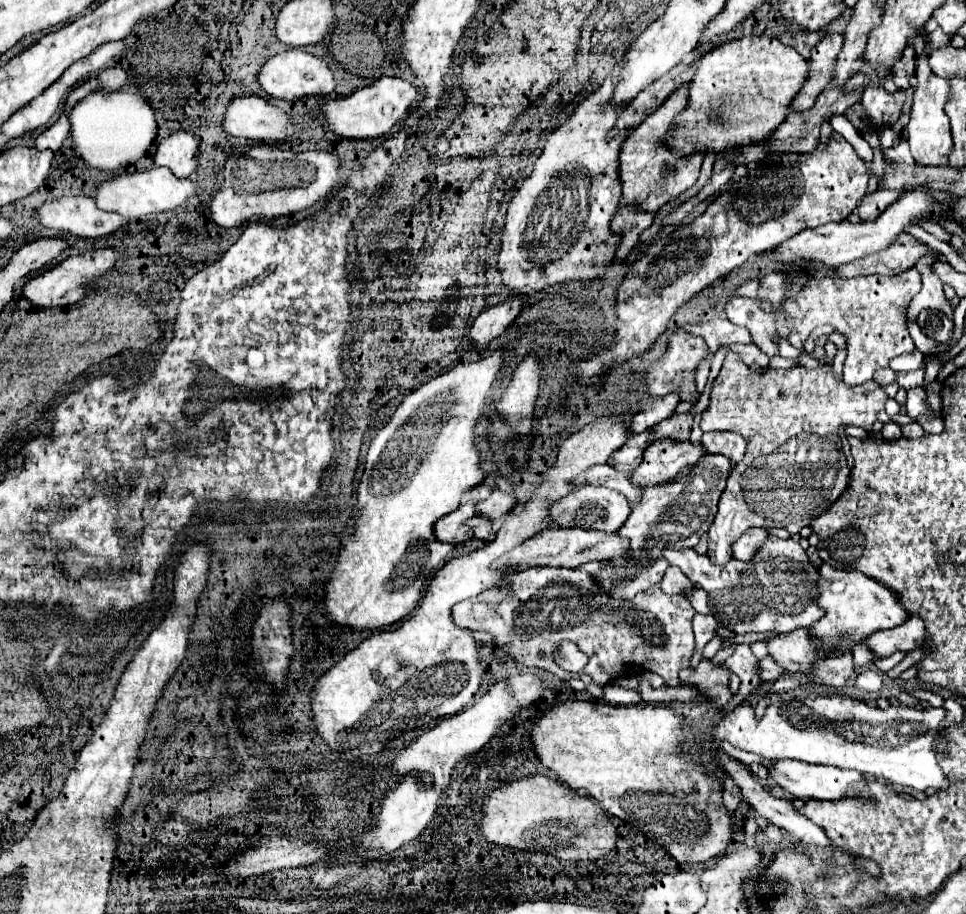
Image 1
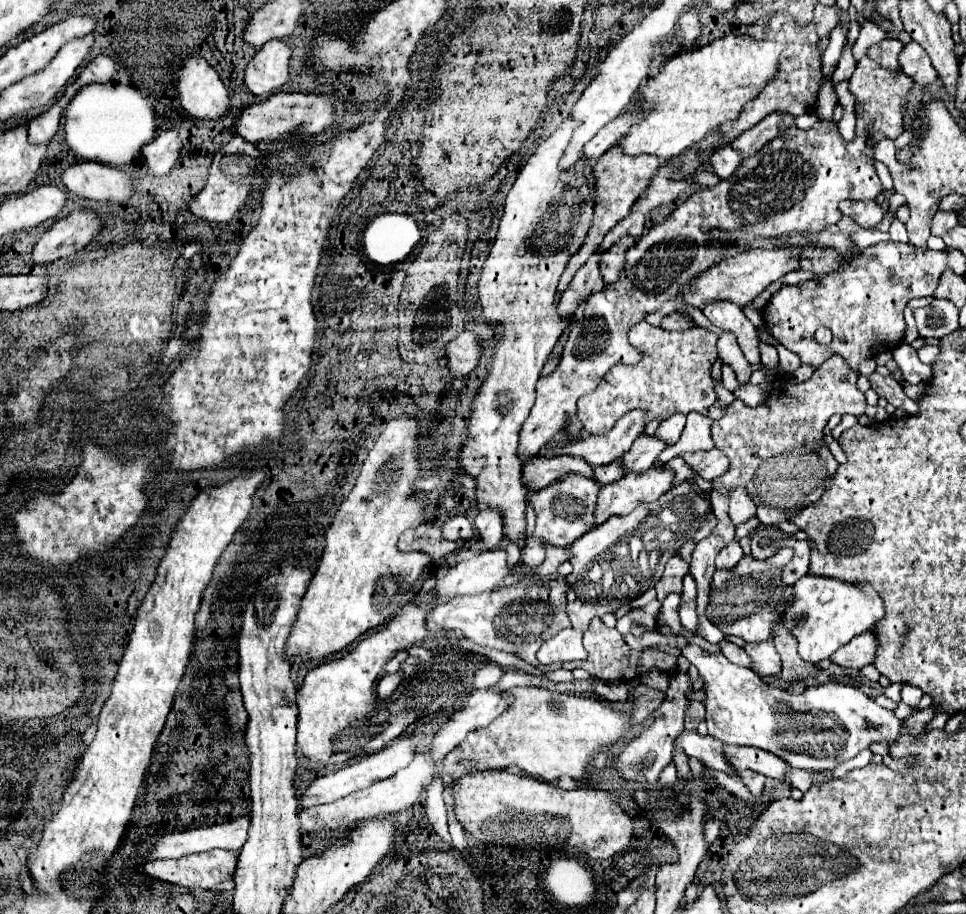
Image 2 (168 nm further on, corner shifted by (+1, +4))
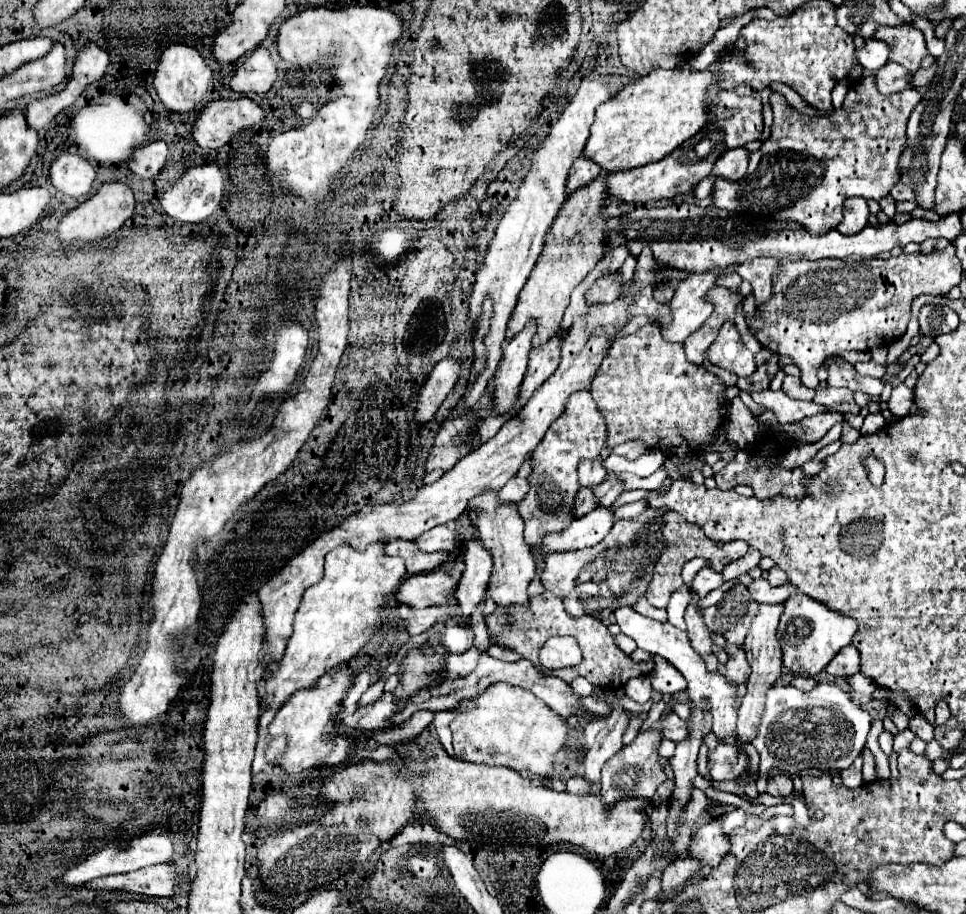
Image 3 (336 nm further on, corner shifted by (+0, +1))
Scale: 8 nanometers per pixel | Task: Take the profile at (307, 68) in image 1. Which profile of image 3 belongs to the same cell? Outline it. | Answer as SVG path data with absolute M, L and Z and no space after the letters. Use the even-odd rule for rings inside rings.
M259 47L239 63L235 75L229 81L229 87L235 93L265 95L271 89L275 77L277 69L271 61L271 55L267 53L267 49Z

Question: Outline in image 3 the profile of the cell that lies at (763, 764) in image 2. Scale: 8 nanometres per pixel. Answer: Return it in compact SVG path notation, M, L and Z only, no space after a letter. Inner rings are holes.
M719 743L707 755L707 769L709 769L709 775L715 781L735 779L741 771L747 769L747 765L749 765L749 757L747 755L739 755L735 745Z

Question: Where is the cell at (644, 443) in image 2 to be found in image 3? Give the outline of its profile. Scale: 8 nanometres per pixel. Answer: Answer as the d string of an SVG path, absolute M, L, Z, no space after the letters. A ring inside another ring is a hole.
M609 473L607 479L593 489L593 495L601 507L611 507L613 501L621 495L621 481L615 477L615 473Z

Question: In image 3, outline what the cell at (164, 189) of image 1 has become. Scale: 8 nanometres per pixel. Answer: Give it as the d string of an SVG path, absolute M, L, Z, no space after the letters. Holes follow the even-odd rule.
M61 155L51 163L49 179L53 187L69 197L83 197L91 191L97 173L93 165L79 155Z

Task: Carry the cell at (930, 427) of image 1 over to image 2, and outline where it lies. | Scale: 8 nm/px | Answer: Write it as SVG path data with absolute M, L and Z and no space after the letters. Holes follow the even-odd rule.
M872 372L870 384L878 392L878 396L884 396L892 406L906 410L908 414L918 414L918 404L908 396L904 396L902 386L892 376L880 376L878 372Z

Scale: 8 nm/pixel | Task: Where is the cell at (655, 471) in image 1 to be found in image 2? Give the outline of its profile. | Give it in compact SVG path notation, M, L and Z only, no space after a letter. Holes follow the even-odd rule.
M652 464L644 472L630 472L624 478L606 484L600 490L596 524L606 522L610 516L632 512L640 502L654 502L672 488L676 472L668 464Z

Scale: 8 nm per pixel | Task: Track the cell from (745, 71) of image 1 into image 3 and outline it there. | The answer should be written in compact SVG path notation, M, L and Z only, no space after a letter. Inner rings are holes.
M739 51L715 61L703 71L691 71L687 67L669 71L653 69L649 75L627 83L615 97L597 107L595 123L585 143L583 157L591 159L607 173L629 171L643 167L645 163L655 163L679 147L683 141L699 133L707 123L705 89L711 77L723 79L725 89L731 89L729 83L745 83L753 79L755 73L757 69L747 67Z

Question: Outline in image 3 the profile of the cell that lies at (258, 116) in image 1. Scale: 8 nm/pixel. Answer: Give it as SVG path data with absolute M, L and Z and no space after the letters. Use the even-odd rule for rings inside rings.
M169 43L159 59L157 71L155 71L155 91L163 105L175 113L189 113L195 109L201 109L207 103L207 83L213 79L213 71L205 63L205 59L199 55L197 49L185 45L185 43Z

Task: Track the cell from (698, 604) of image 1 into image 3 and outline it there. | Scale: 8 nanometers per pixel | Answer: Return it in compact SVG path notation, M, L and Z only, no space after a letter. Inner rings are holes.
M665 513L663 515L663 521L655 527L649 527L649 529L643 529L641 533L643 535L651 535L651 533L657 533L661 531L661 537L659 541L665 543L665 551L659 553L659 557L655 559L653 563L653 579L651 583L647 585L647 591L645 591L645 597L647 601L653 605L653 607L667 607L669 603L669 597L673 591L677 591L681 585L683 585L683 579L681 579L681 567L693 559L695 555L697 557L705 558L710 562L710 567L716 572L723 572L725 565L729 565L731 561L735 559L741 559L745 553L747 553L747 543L741 543L741 541L733 541L733 543L725 543L723 547L717 547L711 539L705 539L705 535L701 535L701 531L697 531L697 527L693 527L689 521L685 521L683 517L679 517L677 513Z

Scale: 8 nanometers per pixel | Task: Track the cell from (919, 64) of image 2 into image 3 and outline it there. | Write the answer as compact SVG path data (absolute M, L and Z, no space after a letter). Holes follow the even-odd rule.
M887 63L871 75L875 77L875 85L883 95L909 89L909 75L905 75L905 67L897 67L897 63Z

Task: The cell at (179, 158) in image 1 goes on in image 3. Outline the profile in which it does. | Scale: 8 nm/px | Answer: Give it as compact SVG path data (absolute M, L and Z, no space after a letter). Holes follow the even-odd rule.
M153 141L133 151L133 155L127 159L127 167L141 179L153 179L161 173L165 159L167 159L167 143Z

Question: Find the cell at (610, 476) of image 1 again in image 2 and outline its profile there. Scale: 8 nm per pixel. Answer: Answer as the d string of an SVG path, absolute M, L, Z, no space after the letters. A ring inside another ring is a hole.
M536 456L532 462L524 464L524 484L534 490L542 490L570 474L594 478L594 466L580 456Z

